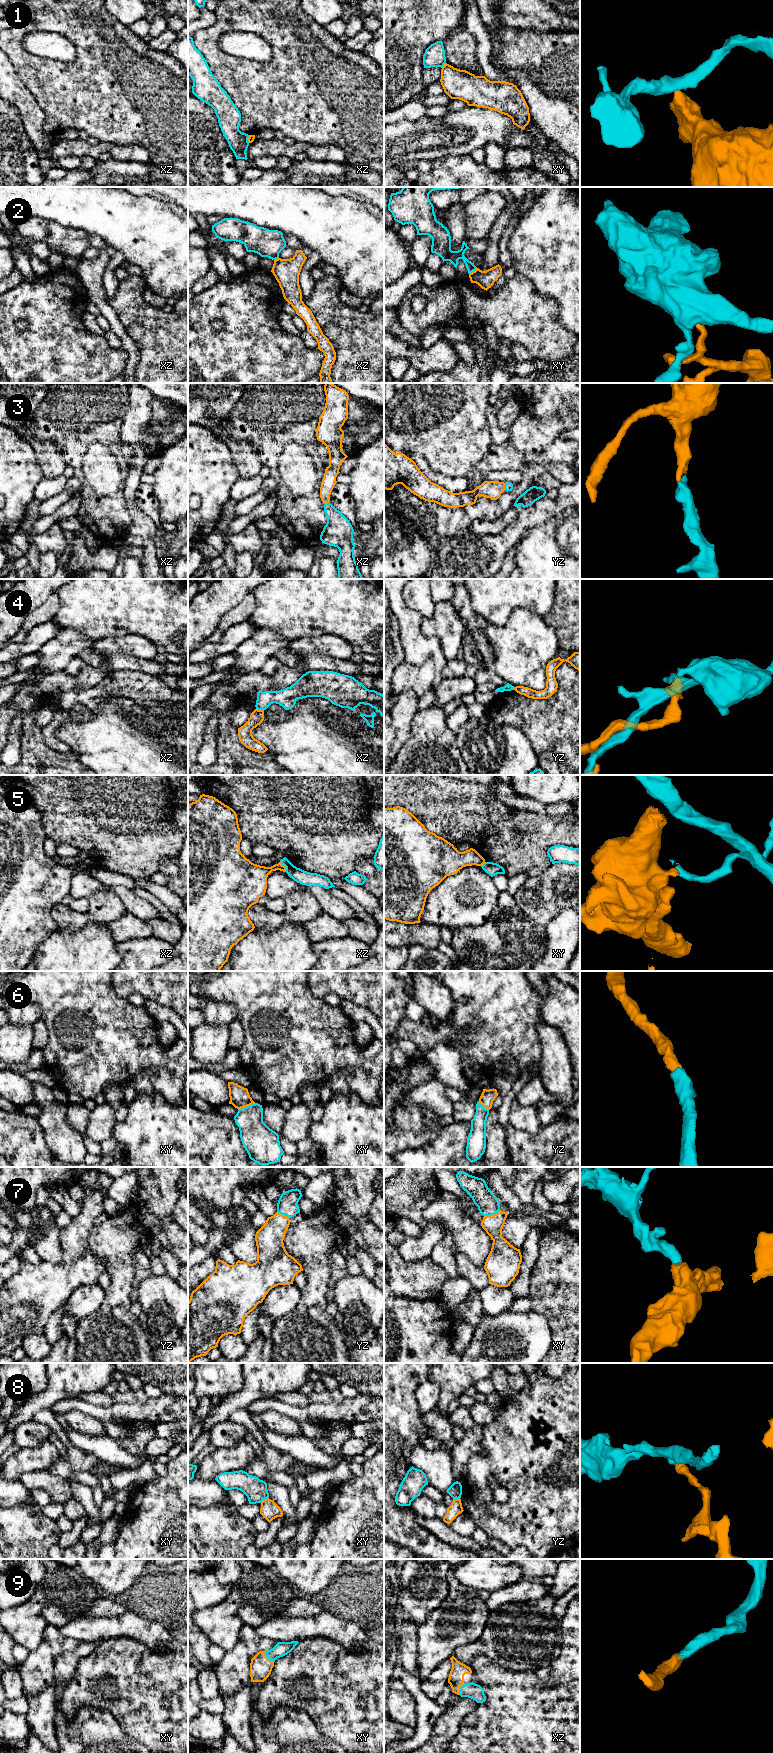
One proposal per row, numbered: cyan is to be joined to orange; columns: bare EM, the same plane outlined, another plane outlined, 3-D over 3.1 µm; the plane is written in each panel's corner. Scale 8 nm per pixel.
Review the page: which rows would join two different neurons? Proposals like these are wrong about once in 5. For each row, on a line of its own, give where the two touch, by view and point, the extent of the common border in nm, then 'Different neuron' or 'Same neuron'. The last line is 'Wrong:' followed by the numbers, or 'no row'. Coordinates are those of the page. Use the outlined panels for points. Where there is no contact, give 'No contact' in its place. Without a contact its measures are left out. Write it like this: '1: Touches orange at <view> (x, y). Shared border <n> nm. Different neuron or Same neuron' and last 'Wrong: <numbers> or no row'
1: Touches orange at xy (444, 65). Shared border 60 nm. Different neuron
2: Touches orange at xy (473, 271). Shared border 90 nm. Different neuron
3: Touches orange at yz (504, 486). Shared border 60 nm. Same neuron
4: Touches orange at xz (260, 710). Shared border 70 nm. Different neuron
5: Touches orange at xz (284, 866). Shared border 100 nm. Different neuron
6: Touches orange at xy (246, 1106). Shared border 160 nm. Same neuron
7: Touches orange at xy (491, 1215). Shared border 140 nm. Same neuron
8: Touches orange at xy (265, 1499). Shared border 80 nm. Different neuron
9: Touches orange at xy (266, 1657). Shared border 120 nm. Same neuron
Wrong: 1, 2, 4, 5, 8

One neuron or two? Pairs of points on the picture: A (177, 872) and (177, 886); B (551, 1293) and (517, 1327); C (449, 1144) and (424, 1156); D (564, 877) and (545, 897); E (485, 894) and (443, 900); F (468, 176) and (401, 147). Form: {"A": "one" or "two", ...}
{"A": "one", "B": "two", "C": "one", "D": "one", "E": "one", "F": "two"}

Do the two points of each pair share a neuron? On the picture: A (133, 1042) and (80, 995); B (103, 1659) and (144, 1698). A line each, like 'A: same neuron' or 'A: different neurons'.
A: same neuron
B: same neuron

